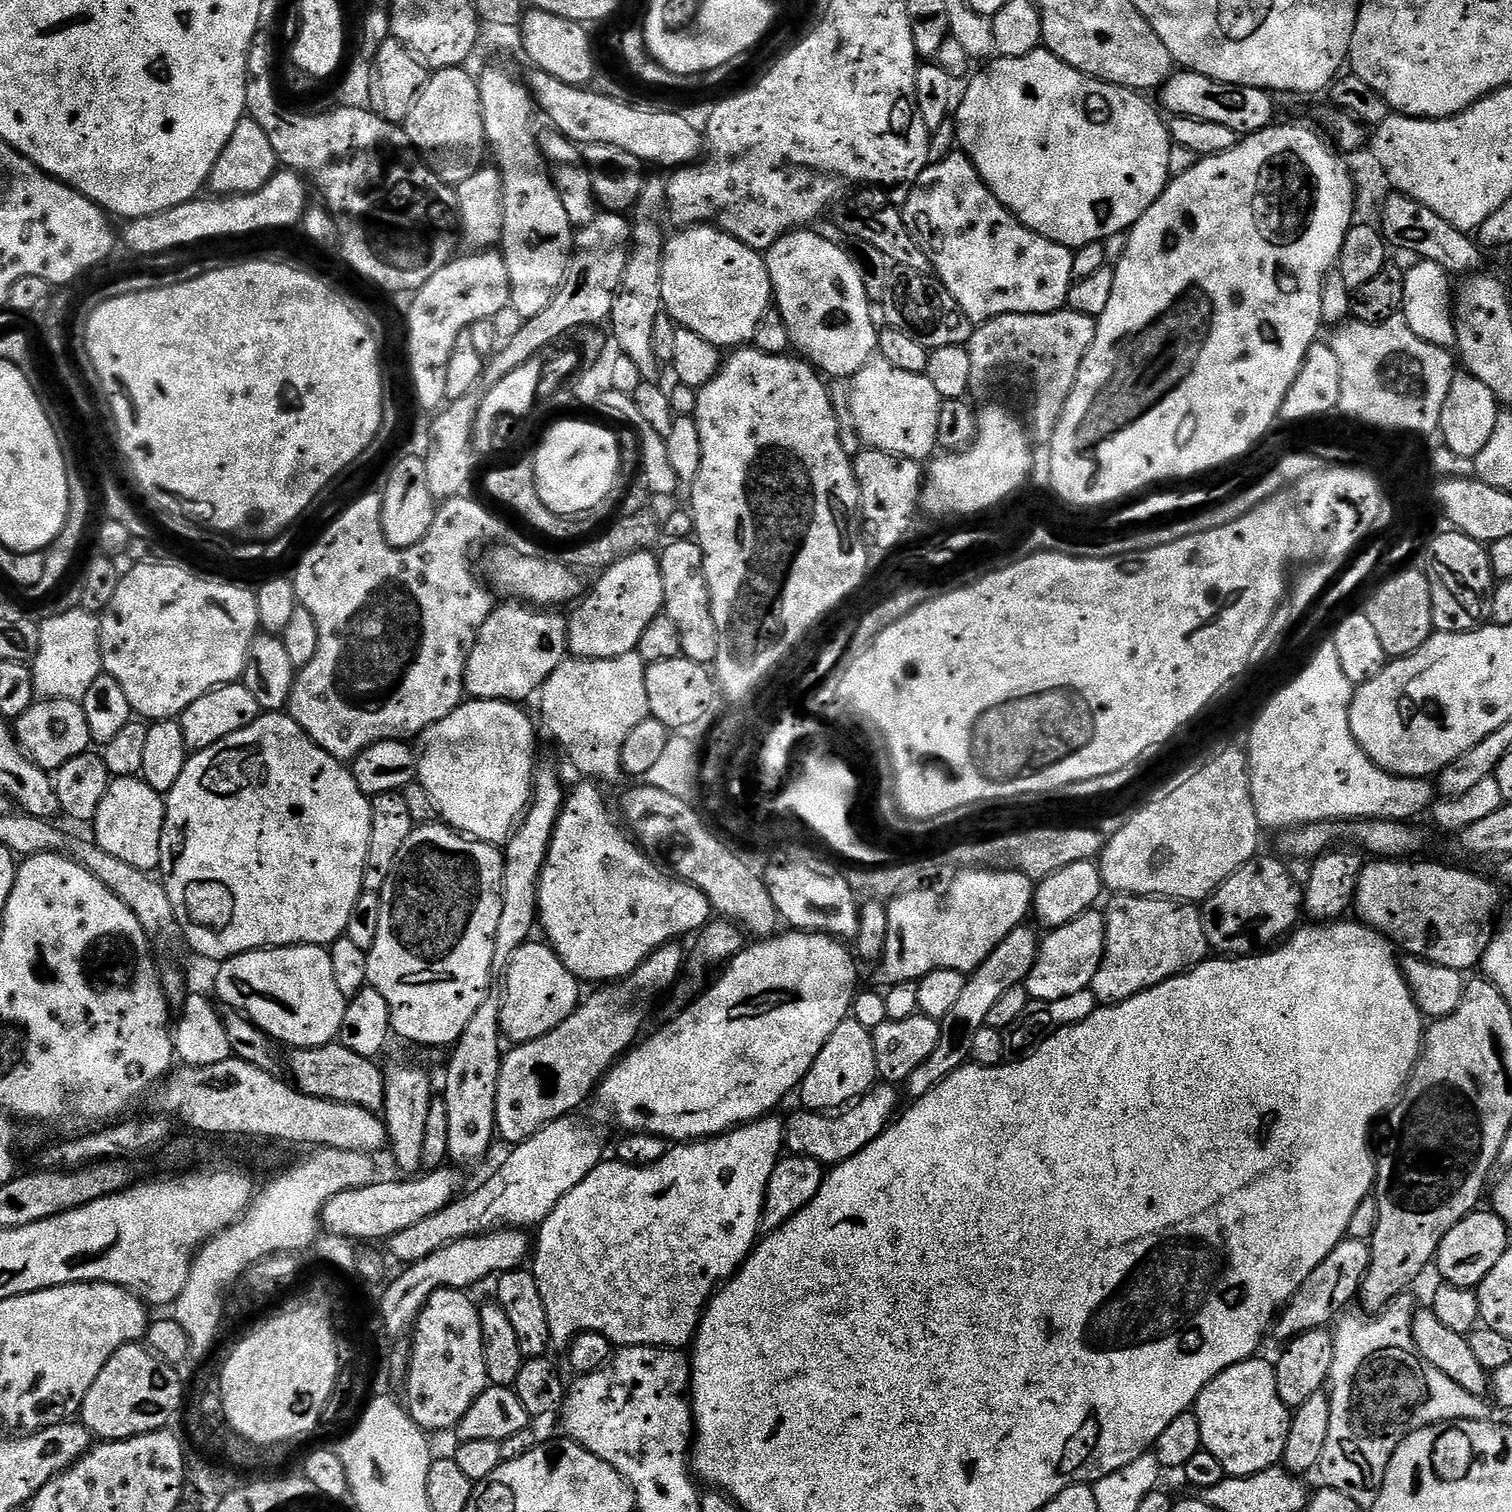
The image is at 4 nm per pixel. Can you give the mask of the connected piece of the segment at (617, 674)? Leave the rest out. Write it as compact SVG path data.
M635 651L618 658L565 658L546 678L538 693L540 716L556 744L581 772L581 777L605 785L625 779L622 742L638 722L649 719L646 702L646 665Z

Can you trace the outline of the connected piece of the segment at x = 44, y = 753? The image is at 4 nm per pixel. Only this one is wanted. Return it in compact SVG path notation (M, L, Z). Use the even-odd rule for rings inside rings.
M37 699L26 714L15 717L14 735L20 749L49 774L70 762L70 758L78 758L78 754L89 751L94 744L90 722L86 722L83 703L78 700Z

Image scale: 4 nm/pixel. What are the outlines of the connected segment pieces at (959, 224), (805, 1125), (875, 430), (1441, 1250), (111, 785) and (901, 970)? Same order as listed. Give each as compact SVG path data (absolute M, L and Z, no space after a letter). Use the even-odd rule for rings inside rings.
M954 150L942 162L929 164L915 184L907 189L908 201L902 204L904 224L918 242L922 254L930 258L935 279L958 302L962 314L979 326L999 315L1044 315L1063 309L1074 283L1073 249L1050 242L1030 230L986 186L967 156Z
M884 1082L873 1087L872 1091L839 1114L799 1110L800 1112L794 1113L792 1117L787 1117L784 1125L787 1151L793 1156L809 1156L825 1166L840 1164L846 1158L858 1154L858 1150L862 1150L870 1142L874 1142L874 1138L878 1138L878 1134L882 1134L888 1127L898 1112L896 1092L893 1085Z
M873 358L851 377L850 382L844 378L833 379L829 396L839 418L839 441L848 456L854 458L863 445L924 462L937 451L938 414L942 401L928 376L910 374L907 370L898 370L898 366L890 366L890 362Z
M1477 1210L1462 1218L1462 1222L1458 1222L1448 1231L1446 1238L1442 1238L1436 1251L1434 1268L1440 1271L1439 1279L1443 1283L1475 1289L1482 1278L1490 1274L1498 1258L1506 1254L1509 1246L1510 1234L1506 1230L1506 1222L1502 1222L1502 1218L1498 1218L1491 1210Z
M139 775L109 779L106 794L98 805L98 814L90 822L91 835L106 854L143 872L155 873L160 866L165 807L165 797L150 790Z
M969 868L957 871L953 876L956 877L949 882L945 892L931 892L933 889L925 886L916 892L904 892L896 899L887 901L886 950L878 962L878 969L888 979L889 985L921 980L930 974L930 970L958 970L971 974L995 950L998 942L1010 934L1010 930L1029 919L1034 881L1028 876L994 868Z

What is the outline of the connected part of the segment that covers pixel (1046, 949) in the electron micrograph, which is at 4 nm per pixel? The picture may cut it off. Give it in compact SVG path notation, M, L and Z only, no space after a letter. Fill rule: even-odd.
M1100 910L1083 912L1074 922L1066 922L1066 926L1051 929L1040 941L1040 953L1030 970L1026 987L1032 1000L1053 1000L1066 998L1070 994L1078 994L1078 990L1092 987L1094 974L1098 974L1098 966L1104 957L1104 914Z

